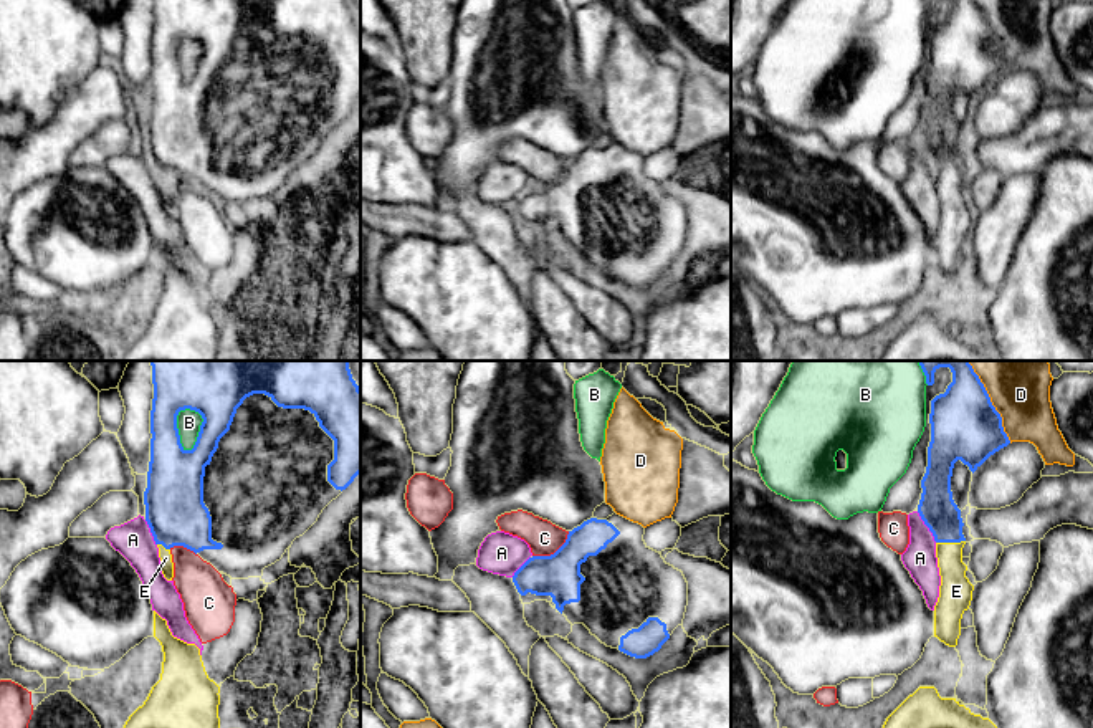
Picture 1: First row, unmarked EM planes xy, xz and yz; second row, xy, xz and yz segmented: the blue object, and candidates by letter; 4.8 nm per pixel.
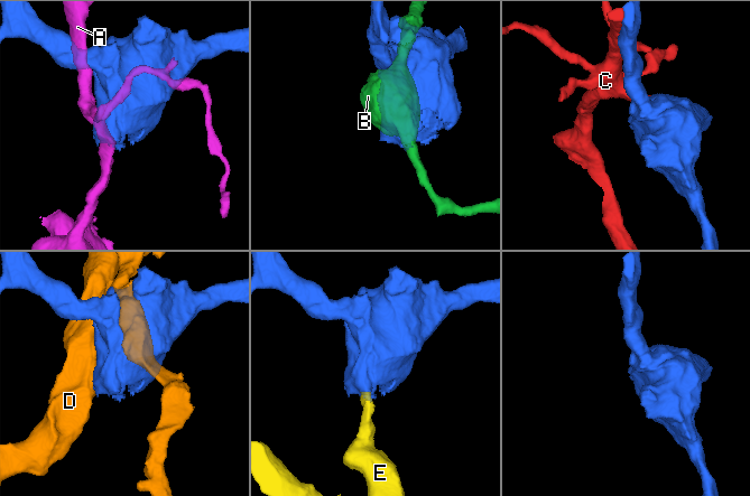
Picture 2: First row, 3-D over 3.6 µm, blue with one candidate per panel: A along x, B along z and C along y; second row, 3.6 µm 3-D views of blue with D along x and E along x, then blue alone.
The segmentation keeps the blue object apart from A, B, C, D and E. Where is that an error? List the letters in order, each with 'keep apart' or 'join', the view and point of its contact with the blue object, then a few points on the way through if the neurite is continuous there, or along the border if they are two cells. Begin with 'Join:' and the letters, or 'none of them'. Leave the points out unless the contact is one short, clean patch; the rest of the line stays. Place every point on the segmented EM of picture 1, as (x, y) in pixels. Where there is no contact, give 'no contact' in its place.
Join: E
A: keep apart; contact yz (926, 525); border yz (916, 512), (936, 541)
B: keep apart; contact xy (176, 427)
C: keep apart; contact xz (554, 553)
D: keep apart; contact yz (991, 402)
E: join; contact yz (949, 541)

